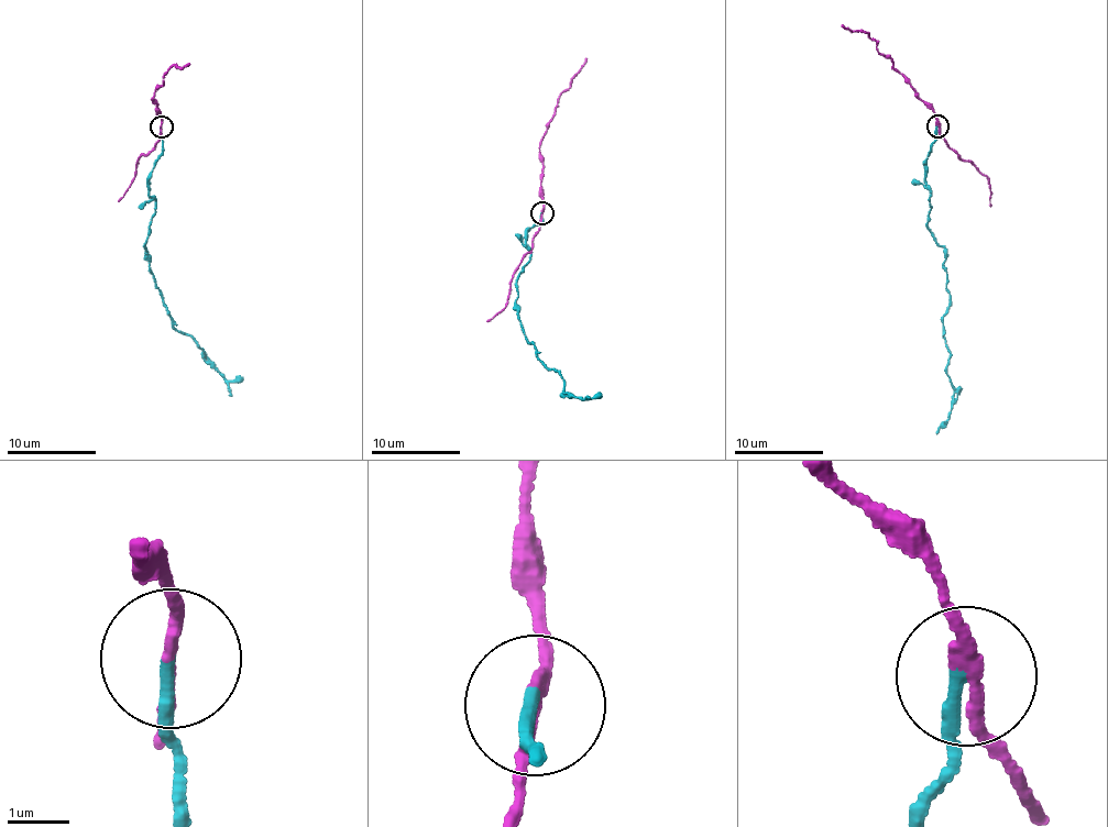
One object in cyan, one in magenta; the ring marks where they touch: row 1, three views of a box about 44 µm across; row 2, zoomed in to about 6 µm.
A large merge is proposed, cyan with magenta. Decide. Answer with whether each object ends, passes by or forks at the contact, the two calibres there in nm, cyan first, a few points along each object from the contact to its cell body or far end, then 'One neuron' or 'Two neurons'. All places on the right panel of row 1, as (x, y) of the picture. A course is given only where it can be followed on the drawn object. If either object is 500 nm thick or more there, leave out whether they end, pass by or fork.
At the ring cyan ends. At the ring magenta passes by. Thickness 200 nm (cyan) against 200 nm. Course of cyan: (939, 125), (925, 184), (931, 235), (944, 249), (950, 294), (942, 337), (953, 408), (942, 423). Course of magenta: (939, 125), (934, 112), (891, 59), (878, 52), (878, 41), (868, 34), (842, 26). Two neurons

